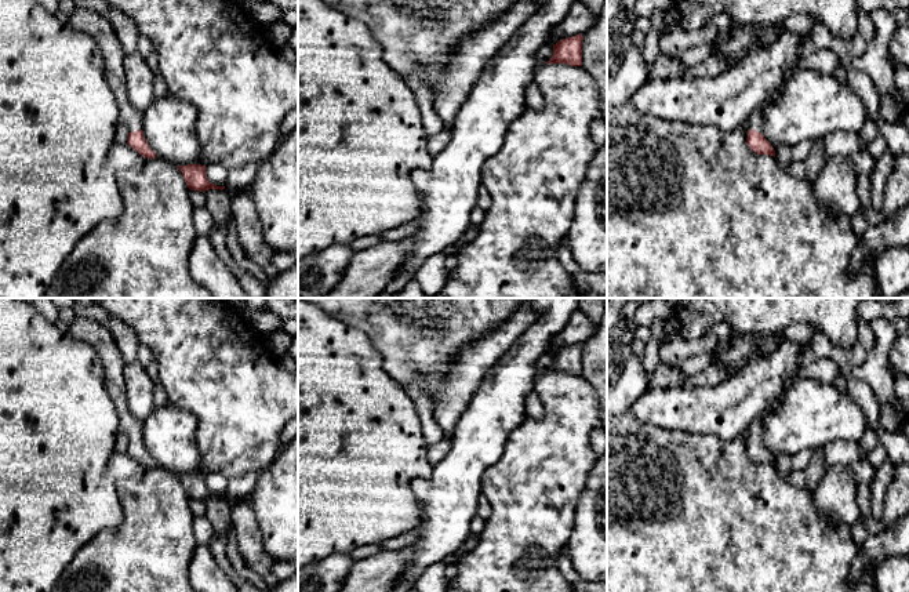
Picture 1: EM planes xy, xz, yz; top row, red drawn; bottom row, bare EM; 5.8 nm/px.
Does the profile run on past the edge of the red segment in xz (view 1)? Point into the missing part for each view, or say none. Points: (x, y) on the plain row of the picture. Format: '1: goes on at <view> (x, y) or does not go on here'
1: does not go on here

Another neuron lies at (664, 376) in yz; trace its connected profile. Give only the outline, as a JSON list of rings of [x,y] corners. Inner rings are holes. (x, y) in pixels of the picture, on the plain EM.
[[[661,362],[648,377],[648,389],[666,389],[686,386],[686,374],[681,368],[675,368]]]

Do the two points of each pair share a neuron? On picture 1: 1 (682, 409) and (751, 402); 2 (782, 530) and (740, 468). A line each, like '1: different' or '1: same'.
1: same
2: same

